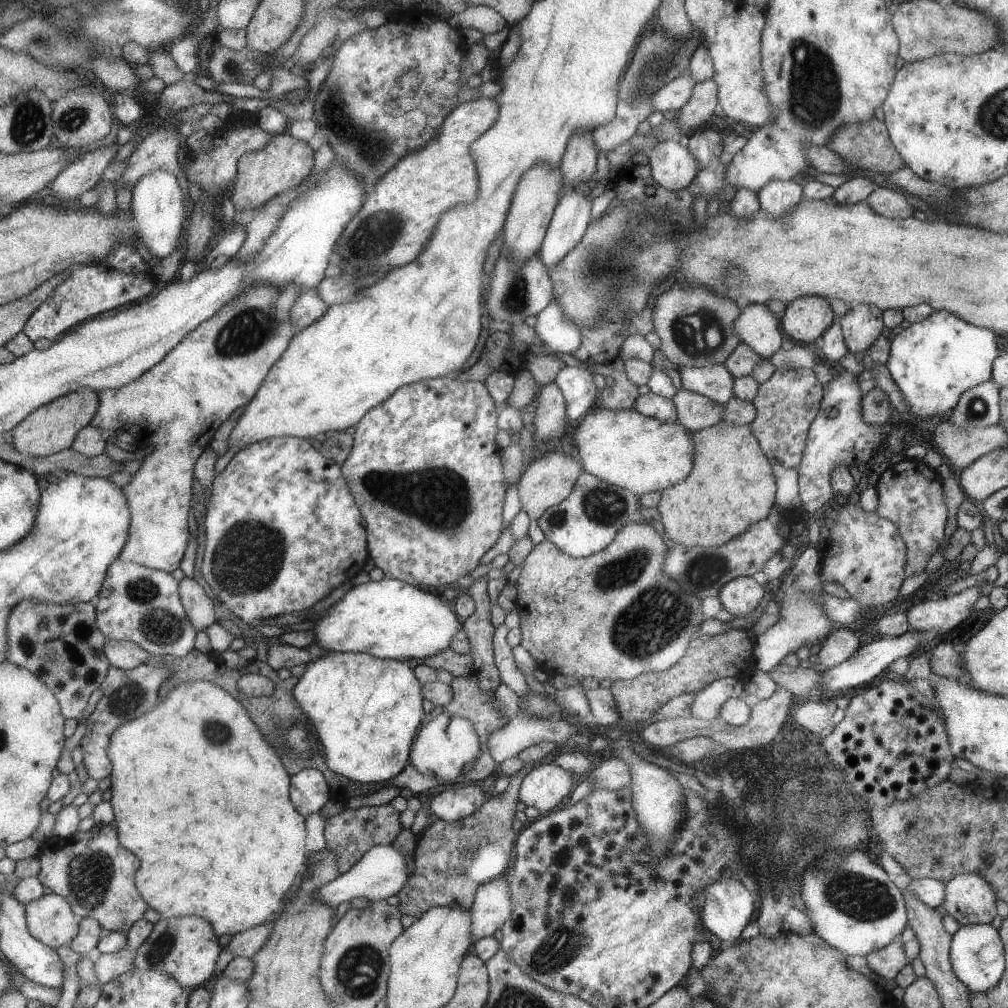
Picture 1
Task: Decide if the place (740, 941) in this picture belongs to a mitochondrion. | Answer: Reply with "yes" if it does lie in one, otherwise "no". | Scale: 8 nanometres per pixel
no

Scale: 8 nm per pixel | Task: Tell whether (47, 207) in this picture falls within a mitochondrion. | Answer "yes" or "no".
no

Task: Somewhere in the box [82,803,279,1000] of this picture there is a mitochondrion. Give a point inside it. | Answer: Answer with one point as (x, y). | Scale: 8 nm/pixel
(158, 950)

